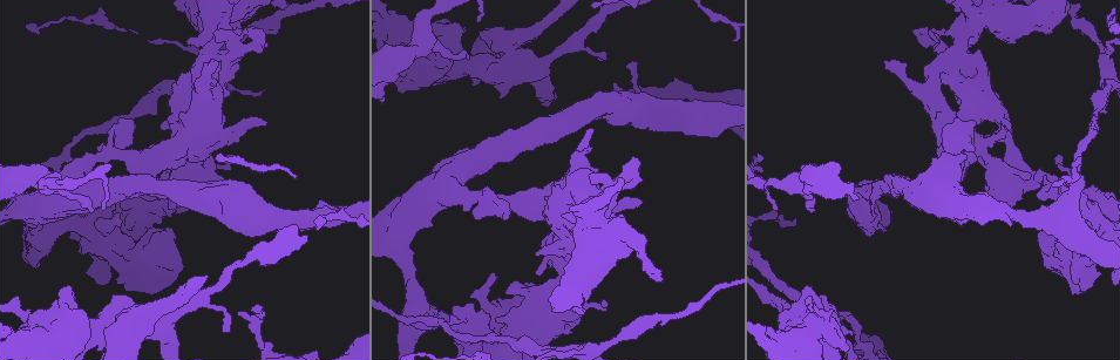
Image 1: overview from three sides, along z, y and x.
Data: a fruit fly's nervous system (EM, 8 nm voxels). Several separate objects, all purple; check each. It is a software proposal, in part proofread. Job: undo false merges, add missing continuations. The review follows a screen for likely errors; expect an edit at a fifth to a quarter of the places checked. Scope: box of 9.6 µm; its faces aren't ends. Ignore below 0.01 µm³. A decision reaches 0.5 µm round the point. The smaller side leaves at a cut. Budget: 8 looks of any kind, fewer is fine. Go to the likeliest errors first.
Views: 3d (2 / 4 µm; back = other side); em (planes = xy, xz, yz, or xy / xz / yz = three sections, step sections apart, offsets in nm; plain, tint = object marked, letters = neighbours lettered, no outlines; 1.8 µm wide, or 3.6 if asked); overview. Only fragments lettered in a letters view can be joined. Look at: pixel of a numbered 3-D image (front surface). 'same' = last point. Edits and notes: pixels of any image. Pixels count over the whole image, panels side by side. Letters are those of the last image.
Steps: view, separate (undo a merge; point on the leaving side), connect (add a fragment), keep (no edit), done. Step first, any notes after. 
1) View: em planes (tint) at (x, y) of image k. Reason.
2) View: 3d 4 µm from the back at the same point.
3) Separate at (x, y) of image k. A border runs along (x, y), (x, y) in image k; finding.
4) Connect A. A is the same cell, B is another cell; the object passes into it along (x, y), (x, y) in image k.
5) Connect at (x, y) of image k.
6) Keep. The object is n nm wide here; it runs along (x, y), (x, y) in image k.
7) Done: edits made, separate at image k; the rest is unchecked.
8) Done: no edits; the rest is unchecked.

View: 3d 2 µm at (56, 168) of image 1. Side arm on a straight run.

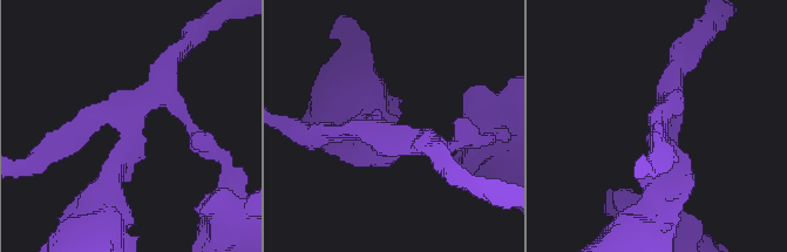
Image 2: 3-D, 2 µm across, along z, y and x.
View: em xy step 8 (tint) at (394, 131) of image 2. 3 arms meet here; shape alone is not enough.

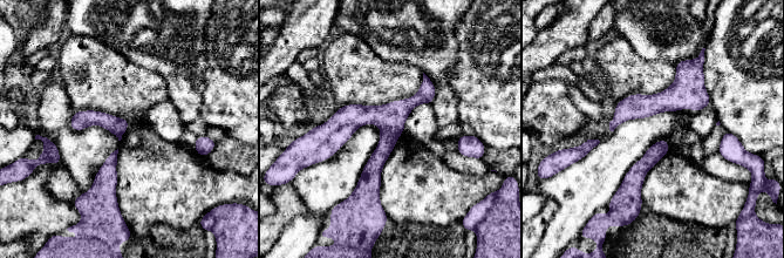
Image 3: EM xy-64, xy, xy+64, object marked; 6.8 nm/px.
View: em planes (letters) at the same point.

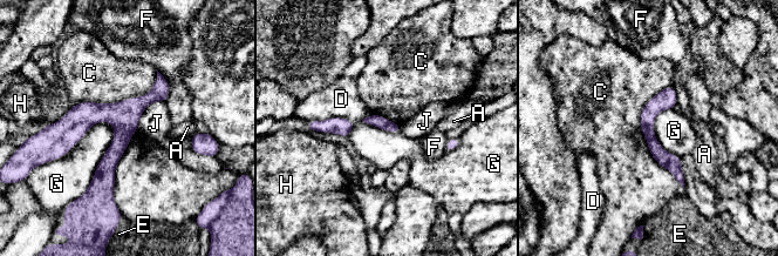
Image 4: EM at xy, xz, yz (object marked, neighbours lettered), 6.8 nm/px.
Keep. A, C, D, E, F, G, H and J are other cells; it runs along (166, 87), (54, 133) in image 4; one neuron here.

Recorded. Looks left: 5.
View: 3d 4 µm at (825, 323) of image 1. Sharp bend.

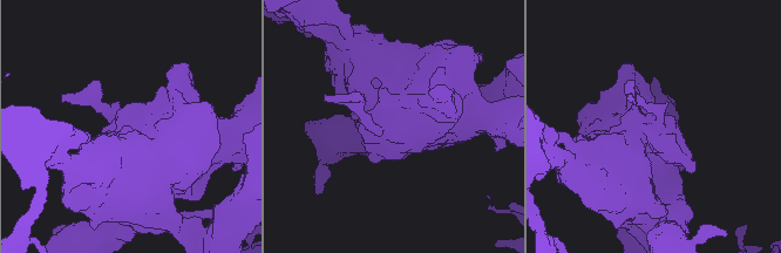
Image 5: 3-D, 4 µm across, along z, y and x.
View: em 3.6 µm planes (tint) at (656, 123) of image 5. Now the EM.

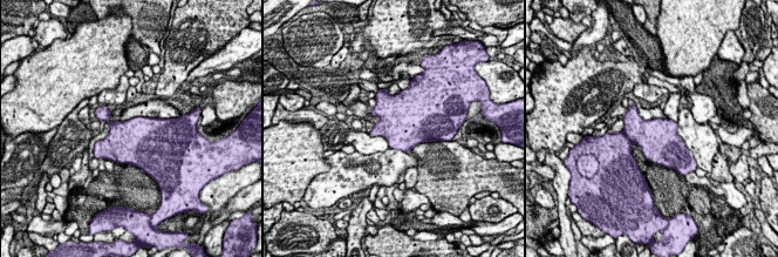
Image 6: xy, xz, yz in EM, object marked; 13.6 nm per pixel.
View: em 3.6 µm planes (letters) at the same point.

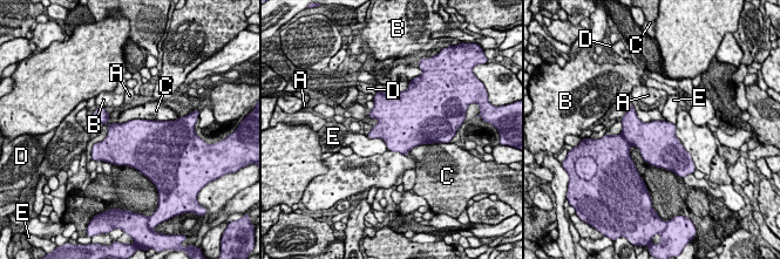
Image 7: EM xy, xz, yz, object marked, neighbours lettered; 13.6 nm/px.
Separate at (612, 151) of image 7. A, B, C, D and E are other cells; two neurons meet here.

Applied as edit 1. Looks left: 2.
Done: edits made, separate at image 7; the rest is unchecked.

